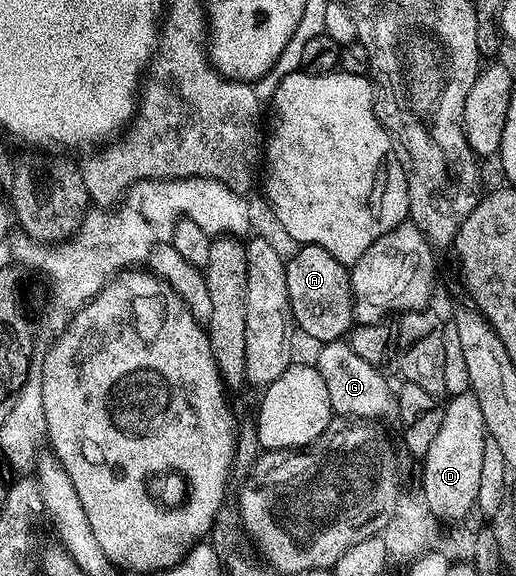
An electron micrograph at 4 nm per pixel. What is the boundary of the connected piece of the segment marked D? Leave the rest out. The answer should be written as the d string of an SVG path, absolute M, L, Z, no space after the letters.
M462 393L451 397L448 402L443 405L441 431L437 431L437 439L433 439L429 451L421 458L425 500L429 511L443 523L459 521L470 509L476 508L481 459L484 458L485 439L489 435L474 393Z

